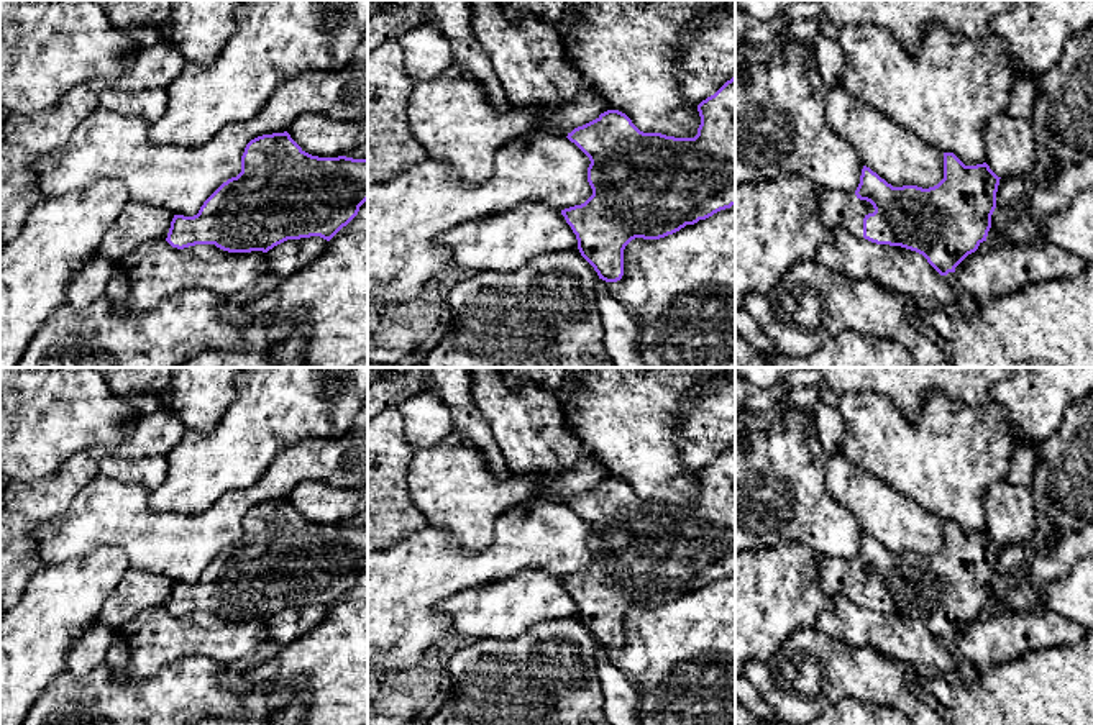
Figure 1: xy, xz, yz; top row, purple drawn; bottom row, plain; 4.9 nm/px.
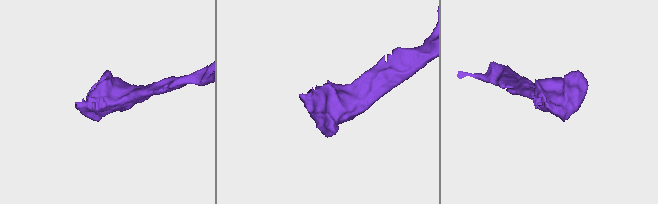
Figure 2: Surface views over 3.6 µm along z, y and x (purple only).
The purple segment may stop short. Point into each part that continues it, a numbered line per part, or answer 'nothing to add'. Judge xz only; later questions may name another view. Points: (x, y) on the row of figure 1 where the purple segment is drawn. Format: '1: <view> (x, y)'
1: xz (547, 128)

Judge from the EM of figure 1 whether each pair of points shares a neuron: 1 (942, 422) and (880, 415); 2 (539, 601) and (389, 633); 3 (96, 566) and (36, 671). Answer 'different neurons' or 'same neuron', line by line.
1: same neuron
2: different neurons
3: same neuron

